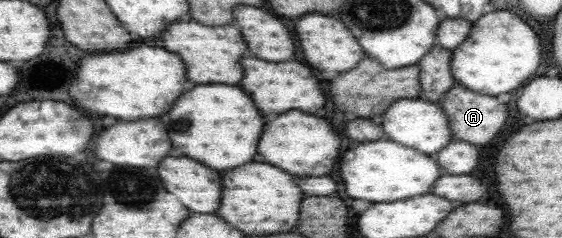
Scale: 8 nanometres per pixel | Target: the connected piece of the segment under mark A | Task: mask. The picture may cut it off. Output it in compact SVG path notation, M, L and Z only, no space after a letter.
M460 84L454 85L438 104L448 115L452 130L456 130L456 138L466 140L470 144L490 144L500 134L510 114L508 106L502 104L498 98L477 93Z

